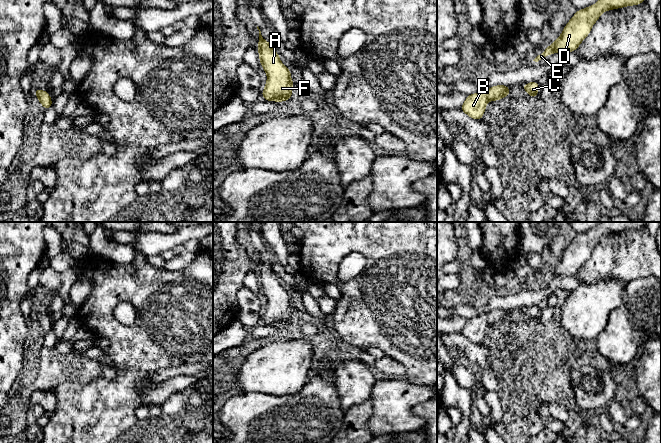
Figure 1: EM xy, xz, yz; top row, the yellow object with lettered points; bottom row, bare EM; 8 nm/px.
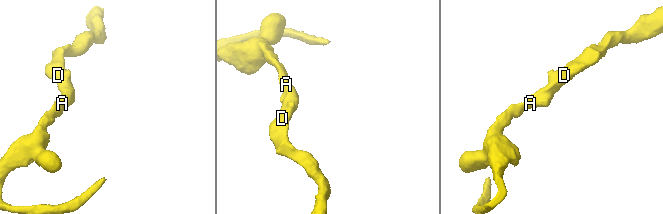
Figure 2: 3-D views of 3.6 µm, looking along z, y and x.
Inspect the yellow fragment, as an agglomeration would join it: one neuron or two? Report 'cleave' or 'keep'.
keep

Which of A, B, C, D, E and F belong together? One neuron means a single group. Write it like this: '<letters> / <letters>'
A B C D E F

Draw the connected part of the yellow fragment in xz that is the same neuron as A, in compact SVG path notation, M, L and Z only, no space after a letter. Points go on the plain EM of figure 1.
M257 250L257 253L259 254L259 264L258 264L258 277L259 277L259 283L260 288L262 289L264 295L267 298L267 305L264 314L261 316L261 319L266 325L275 325L275 326L283 326L285 324L290 324L292 321L292 312L295 310L295 308L292 306L291 303L291 296L290 293L287 292L280 284L279 278L272 272L272 268L267 266L261 259L261 255L259 251Z

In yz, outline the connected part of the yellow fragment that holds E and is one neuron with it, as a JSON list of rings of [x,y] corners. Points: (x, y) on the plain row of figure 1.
[[[601,222],[597,227],[577,234],[564,251],[561,259],[533,285],[538,286],[553,277],[576,275],[603,236],[638,229],[643,226],[645,226],[645,222]]]

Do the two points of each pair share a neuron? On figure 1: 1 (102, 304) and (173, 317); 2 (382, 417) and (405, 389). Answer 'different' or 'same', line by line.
1: same
2: same

